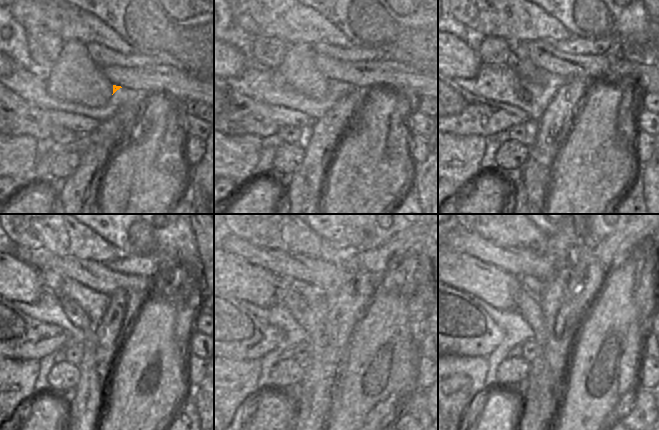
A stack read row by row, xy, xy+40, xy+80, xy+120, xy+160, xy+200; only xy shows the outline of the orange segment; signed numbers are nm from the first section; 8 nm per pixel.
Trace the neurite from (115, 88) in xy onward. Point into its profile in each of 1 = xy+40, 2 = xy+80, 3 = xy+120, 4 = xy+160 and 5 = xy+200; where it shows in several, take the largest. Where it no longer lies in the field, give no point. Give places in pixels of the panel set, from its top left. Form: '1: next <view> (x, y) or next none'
1: next xy+40 (335, 87)
2: next xy+80 (554, 81)
3: next xy+120 (94, 304)
4: next xy+160 (320, 301)
5: next xy+200 (557, 352)

